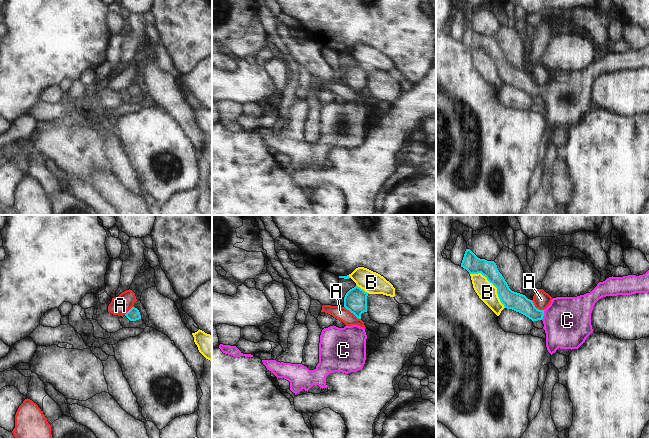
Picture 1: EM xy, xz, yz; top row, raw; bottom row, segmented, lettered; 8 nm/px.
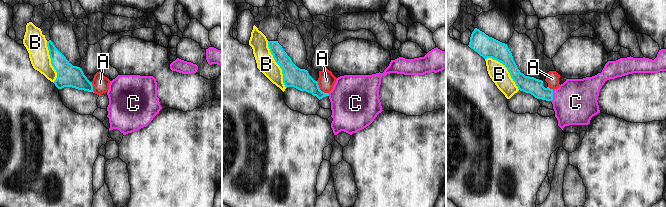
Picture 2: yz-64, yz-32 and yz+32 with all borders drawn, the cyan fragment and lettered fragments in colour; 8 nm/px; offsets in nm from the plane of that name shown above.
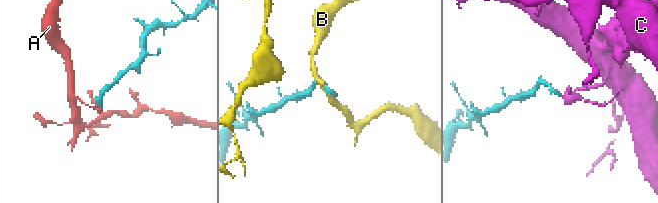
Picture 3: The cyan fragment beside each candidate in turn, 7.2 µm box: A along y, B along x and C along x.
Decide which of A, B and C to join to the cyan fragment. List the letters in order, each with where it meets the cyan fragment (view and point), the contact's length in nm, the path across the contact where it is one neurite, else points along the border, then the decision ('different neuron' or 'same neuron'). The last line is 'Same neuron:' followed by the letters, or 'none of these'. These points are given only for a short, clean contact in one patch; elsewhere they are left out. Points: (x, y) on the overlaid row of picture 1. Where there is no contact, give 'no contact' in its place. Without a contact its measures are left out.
A: meets cyan in xz at (352, 312); contact 170 nm long; border along xz (344, 306), (360, 319); different neuron
B: meets cyan in yz at (493, 284); contact 400 nm long; different neuron
C: meets cyan in yz at (543, 315); contact 80 nm long; runs through yz (518, 302), (534, 314), (543, 315), (567, 320); same neuron
Same neuron: C

